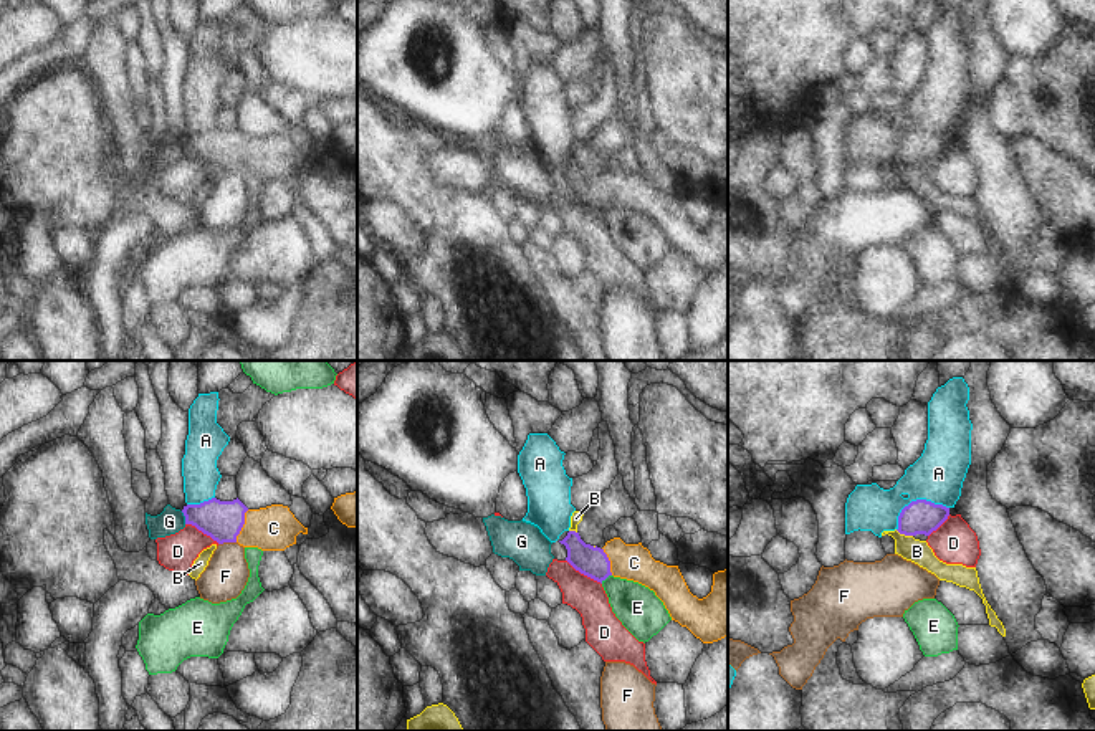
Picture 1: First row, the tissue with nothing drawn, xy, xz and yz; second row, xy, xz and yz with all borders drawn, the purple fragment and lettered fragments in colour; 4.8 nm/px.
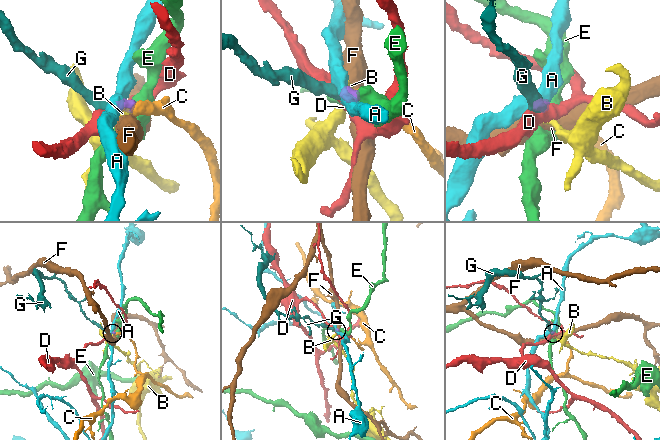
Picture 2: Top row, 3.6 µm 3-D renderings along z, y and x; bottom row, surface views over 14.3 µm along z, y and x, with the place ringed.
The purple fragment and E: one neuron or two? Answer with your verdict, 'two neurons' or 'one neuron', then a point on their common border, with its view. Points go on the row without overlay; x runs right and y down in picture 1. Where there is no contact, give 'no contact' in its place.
two neurons; meets purple in xz at (606, 207)

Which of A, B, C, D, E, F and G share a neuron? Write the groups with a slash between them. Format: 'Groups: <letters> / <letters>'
Groups: A / B / C G / D / E / F.

